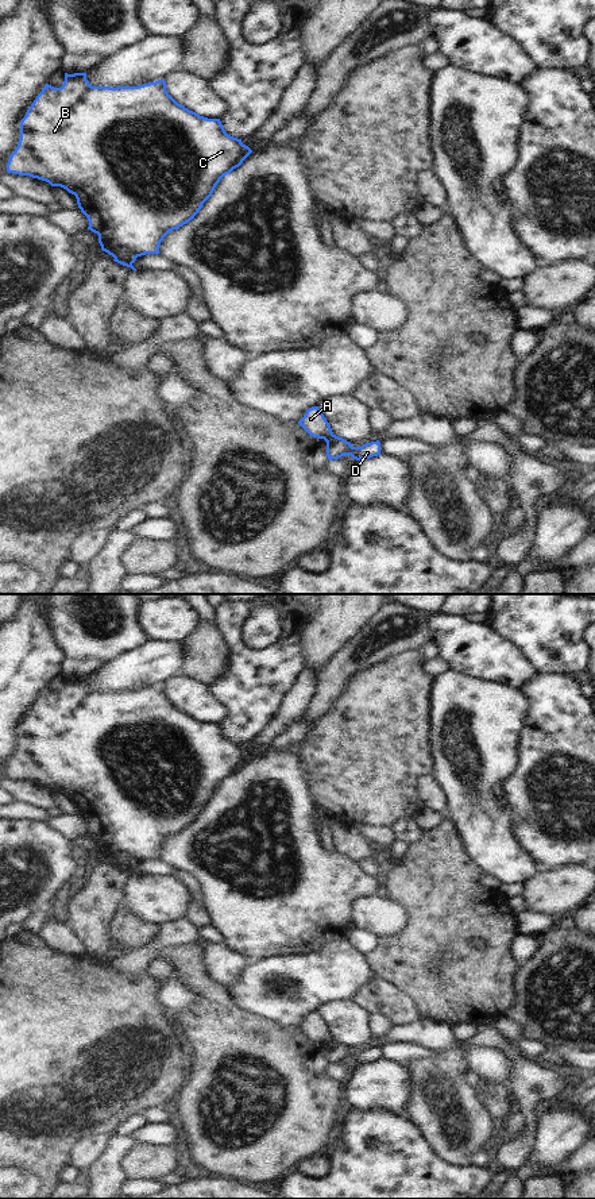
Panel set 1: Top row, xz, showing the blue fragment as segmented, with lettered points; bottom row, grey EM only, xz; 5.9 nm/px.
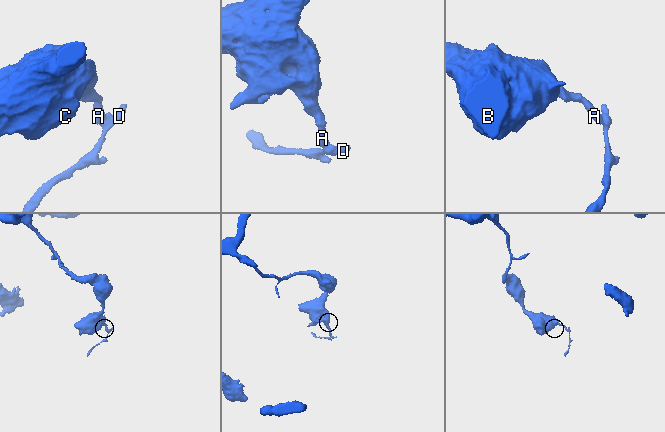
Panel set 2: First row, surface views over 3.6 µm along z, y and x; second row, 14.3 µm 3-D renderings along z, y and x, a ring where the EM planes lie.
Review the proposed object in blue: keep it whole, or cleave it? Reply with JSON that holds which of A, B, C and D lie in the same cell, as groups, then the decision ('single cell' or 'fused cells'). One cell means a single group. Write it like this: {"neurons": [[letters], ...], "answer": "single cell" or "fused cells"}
{"neurons": [["A", "B", "C"], ["D"]], "answer": "fused cells"}

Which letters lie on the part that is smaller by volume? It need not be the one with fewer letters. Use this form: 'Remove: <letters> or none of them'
Remove: D

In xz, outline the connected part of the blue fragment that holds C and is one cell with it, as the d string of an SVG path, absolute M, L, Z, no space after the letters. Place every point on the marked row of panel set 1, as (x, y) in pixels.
M65 73L65 81L61 88L45 85L36 96L26 116L20 122L20 139L18 147L11 154L7 171L19 176L30 176L49 182L51 186L61 186L77 198L78 208L88 217L92 232L98 235L101 250L112 255L115 262L136 270L132 263L138 257L146 254L159 254L159 244L173 230L189 223L201 209L202 204L212 196L220 180L239 167L252 150L242 143L242 139L228 135L220 119L208 119L189 111L178 104L166 90L166 81L158 80L138 86L92 86L86 80L86 73Z

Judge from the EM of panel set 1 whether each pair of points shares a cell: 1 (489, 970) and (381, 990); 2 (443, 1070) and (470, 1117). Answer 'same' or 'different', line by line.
1: different
2: same

